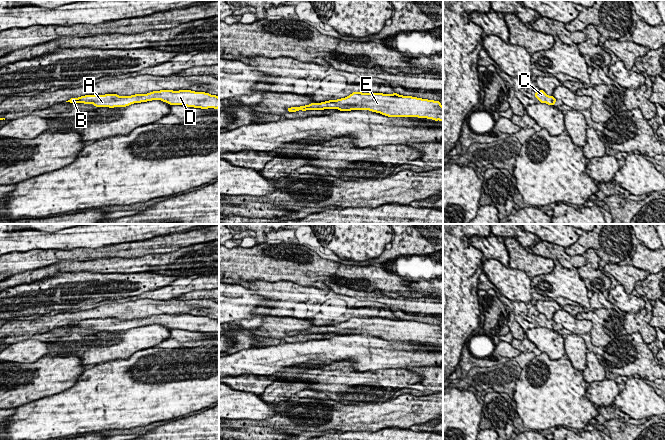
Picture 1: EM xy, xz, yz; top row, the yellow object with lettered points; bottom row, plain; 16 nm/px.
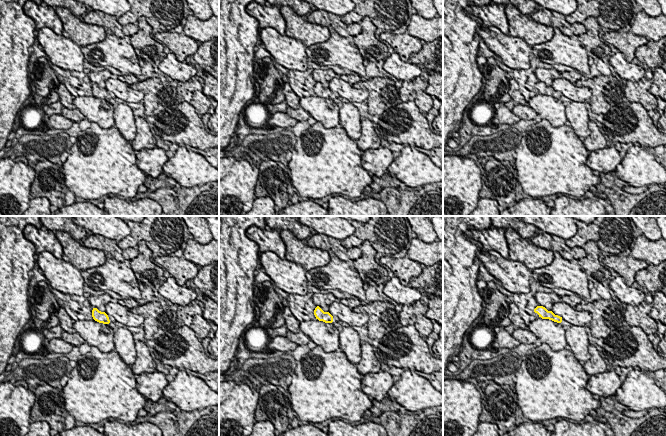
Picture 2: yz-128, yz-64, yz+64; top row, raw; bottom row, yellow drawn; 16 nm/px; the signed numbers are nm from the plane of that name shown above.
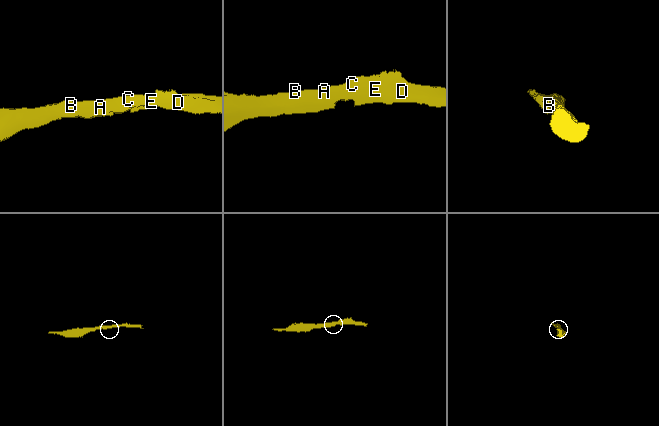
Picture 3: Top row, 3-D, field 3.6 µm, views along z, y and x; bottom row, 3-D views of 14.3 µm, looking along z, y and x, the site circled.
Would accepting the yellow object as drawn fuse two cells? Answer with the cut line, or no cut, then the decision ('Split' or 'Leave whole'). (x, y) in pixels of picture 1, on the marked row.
No split. Leave whole

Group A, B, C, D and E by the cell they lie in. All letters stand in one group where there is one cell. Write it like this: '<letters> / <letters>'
A B C D E

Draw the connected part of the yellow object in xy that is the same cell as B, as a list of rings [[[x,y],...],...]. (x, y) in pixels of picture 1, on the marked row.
[[[160,90],[131,96],[119,96],[117,94],[85,95],[78,98],[71,98],[66,102],[93,104],[96,107],[118,108],[152,100],[161,100],[170,105],[183,105],[201,109],[219,108],[218,96],[191,90]]]

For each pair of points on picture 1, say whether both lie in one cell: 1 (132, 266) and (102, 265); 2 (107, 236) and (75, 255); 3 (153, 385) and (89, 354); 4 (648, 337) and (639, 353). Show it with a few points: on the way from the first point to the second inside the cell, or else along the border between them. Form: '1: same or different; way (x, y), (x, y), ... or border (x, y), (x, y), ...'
1: same; way (125, 265), (109, 265)
2: different; border (88, 248), (63, 250)
3: different; border (128, 357), (102, 361), (96, 364)
4: different; border (627, 333), (638, 333), (647, 345)

